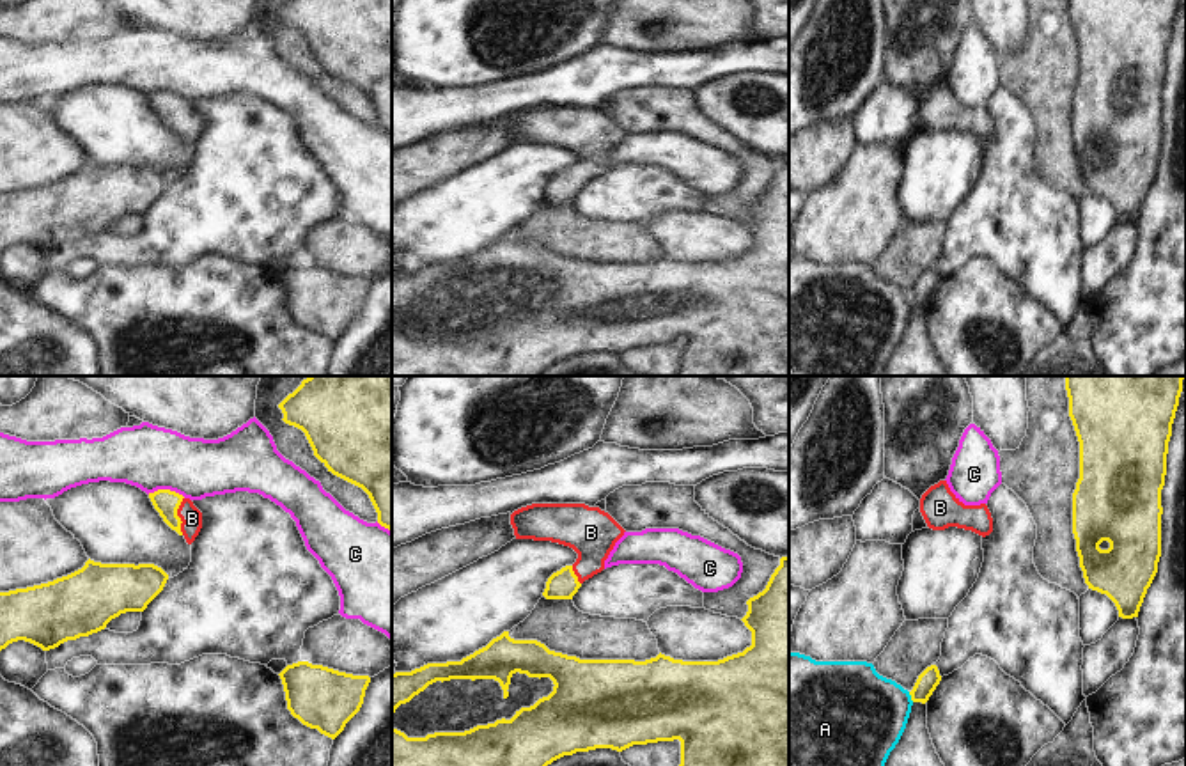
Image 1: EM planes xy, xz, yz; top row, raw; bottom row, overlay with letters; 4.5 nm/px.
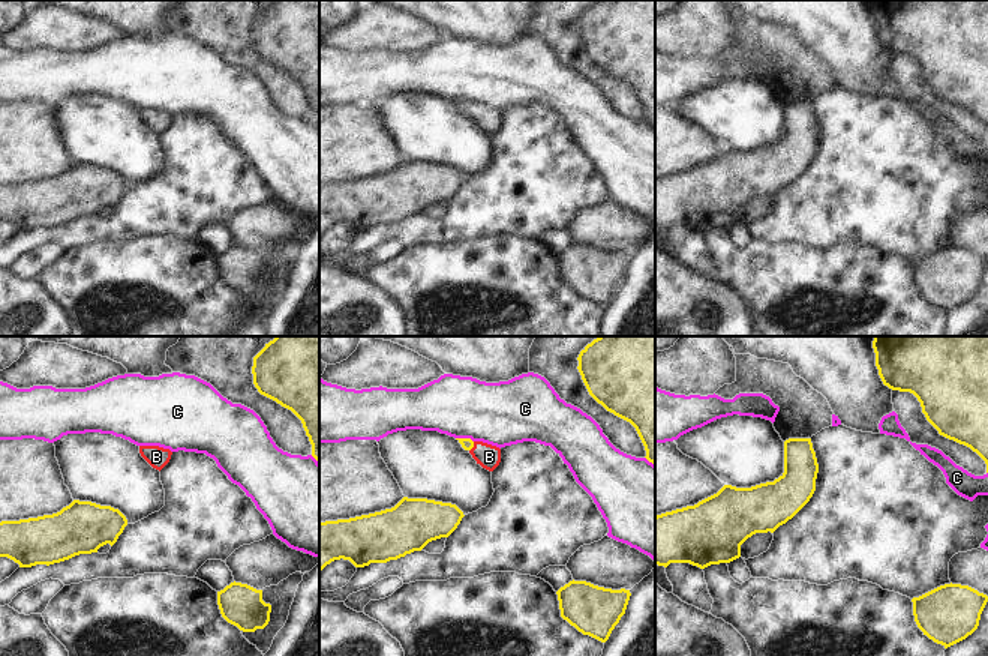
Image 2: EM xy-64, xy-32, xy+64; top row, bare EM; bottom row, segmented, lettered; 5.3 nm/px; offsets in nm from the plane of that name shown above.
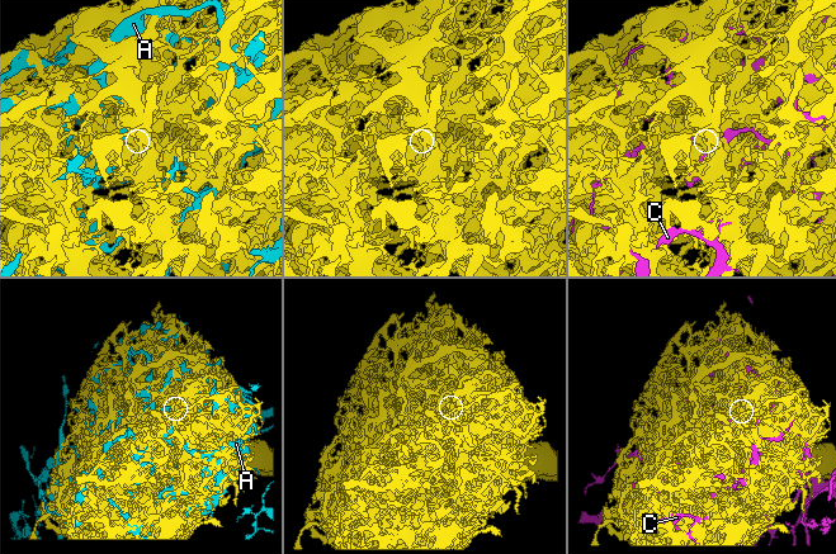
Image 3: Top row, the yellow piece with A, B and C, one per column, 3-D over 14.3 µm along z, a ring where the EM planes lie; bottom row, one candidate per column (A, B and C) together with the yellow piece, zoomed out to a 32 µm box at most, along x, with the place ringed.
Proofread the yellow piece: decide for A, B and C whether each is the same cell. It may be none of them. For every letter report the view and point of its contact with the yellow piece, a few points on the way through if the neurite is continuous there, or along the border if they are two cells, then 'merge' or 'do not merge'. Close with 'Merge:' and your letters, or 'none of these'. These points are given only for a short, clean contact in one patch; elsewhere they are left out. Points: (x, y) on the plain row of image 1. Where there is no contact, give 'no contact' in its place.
A: yz (912, 300) | do not merge
B: xy (178, 119) | across xy (167, 105), (178, 119), (192, 121) | merge
C: xy (167, 93) | do not merge
Merge: B

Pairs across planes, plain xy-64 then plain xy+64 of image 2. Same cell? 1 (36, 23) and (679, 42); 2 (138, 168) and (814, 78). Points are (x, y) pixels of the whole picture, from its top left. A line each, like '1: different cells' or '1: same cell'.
1: same cell
2: different cells

